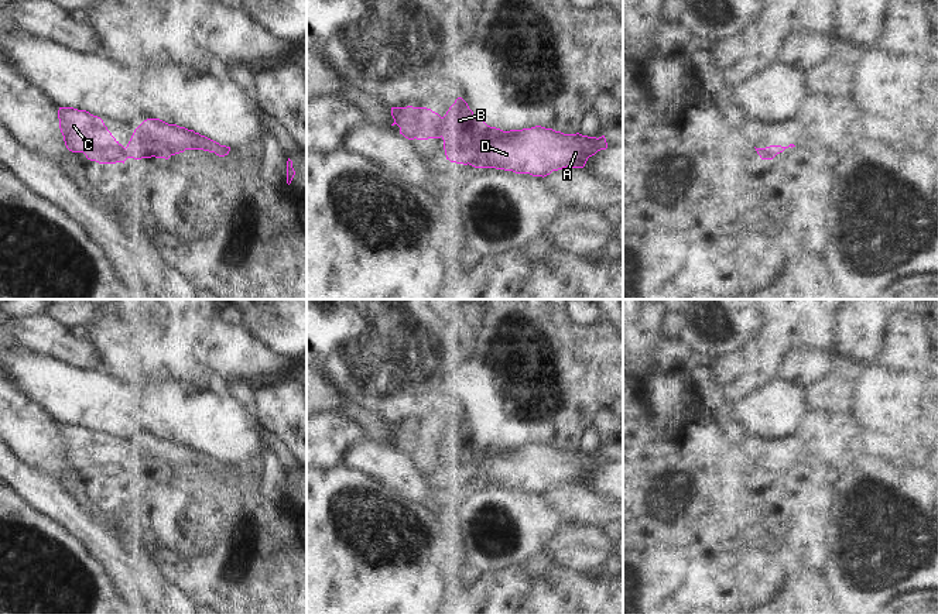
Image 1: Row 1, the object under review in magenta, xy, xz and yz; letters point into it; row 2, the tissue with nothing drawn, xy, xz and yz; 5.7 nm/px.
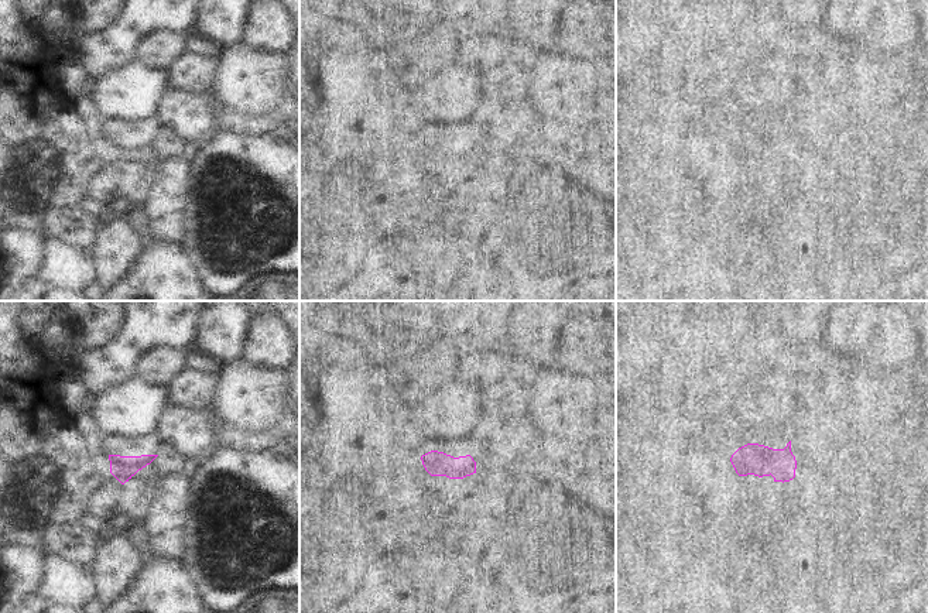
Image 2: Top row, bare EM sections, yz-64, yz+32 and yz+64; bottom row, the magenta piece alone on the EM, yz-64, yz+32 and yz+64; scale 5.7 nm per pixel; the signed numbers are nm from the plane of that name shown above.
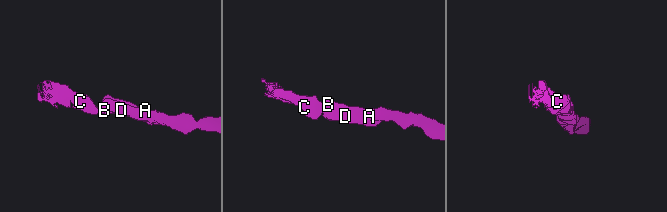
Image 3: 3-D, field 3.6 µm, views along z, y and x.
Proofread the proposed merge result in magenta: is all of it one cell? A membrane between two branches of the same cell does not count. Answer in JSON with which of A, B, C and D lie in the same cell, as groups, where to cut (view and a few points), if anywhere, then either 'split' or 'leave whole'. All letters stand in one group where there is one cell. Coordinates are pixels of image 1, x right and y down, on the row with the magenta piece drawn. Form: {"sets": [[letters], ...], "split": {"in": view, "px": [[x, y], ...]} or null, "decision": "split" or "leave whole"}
{"sets": [["A", "B", "C", "D"]], "split": null, "decision": "leave whole"}

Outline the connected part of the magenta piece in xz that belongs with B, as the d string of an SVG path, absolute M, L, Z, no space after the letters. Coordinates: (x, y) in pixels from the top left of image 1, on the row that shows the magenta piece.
M462 97L455 100L444 117L431 109L412 106L391 107L391 116L391 126L397 124L405 138L442 138L446 159L475 168L496 168L544 178L566 167L583 168L589 157L607 148L605 136L596 138L579 133L564 134L541 126L510 131L490 127L473 114Z

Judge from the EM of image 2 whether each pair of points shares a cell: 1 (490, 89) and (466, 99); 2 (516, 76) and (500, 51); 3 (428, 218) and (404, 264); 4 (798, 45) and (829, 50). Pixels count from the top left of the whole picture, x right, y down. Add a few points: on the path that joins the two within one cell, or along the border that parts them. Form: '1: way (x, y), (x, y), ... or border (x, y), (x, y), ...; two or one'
1: border (480, 75), (482, 93), (488, 102); two
2: border (521, 52), (492, 65), (482, 75); two
3: way (425, 229), (425, 243), (415, 253); one
4: way (805, 50), (822, 50); one

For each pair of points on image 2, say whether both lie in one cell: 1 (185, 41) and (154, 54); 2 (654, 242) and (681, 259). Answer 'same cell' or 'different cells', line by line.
1: same cell
2: same cell

